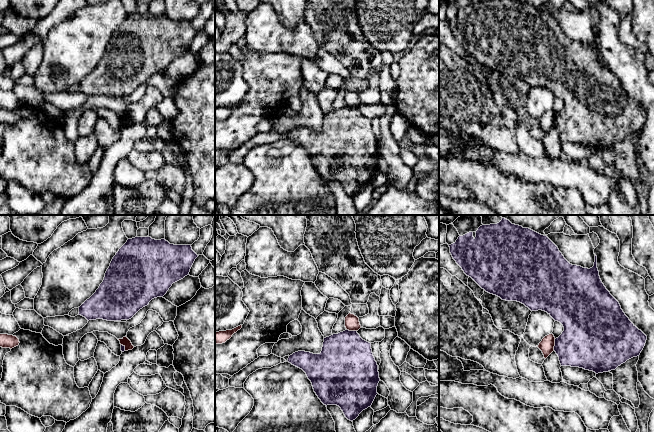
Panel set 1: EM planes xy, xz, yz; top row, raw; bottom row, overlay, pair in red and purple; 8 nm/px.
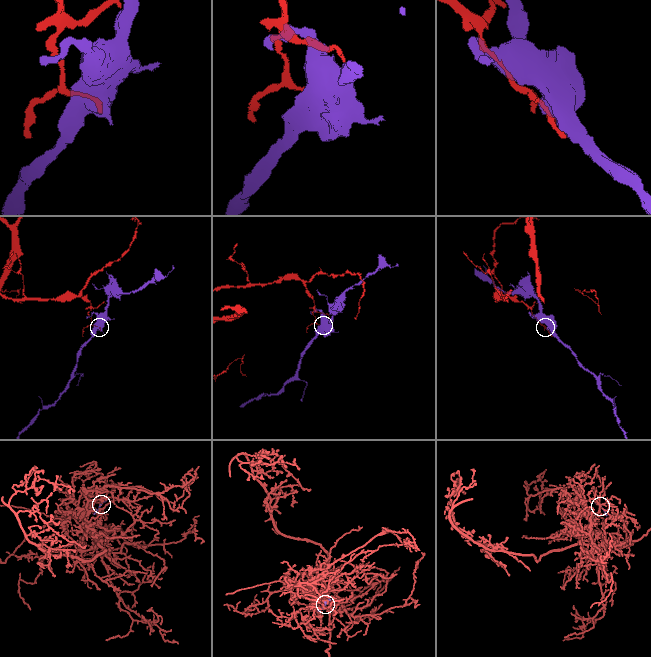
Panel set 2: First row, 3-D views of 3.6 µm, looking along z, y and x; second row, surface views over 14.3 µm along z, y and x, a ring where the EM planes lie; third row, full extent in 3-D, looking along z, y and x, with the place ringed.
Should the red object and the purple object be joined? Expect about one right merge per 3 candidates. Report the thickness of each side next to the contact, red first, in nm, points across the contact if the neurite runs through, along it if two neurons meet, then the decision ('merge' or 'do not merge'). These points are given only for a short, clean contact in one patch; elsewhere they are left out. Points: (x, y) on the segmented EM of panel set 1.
120/400 nm | do not merge

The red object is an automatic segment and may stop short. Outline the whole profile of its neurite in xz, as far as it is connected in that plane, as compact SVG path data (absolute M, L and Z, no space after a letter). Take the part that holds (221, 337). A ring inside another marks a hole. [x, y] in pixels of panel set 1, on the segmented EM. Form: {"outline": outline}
{"outline": "M242 325L226 331L215 332L215 344L222 344L229 340L234 333L242 328Z"}

